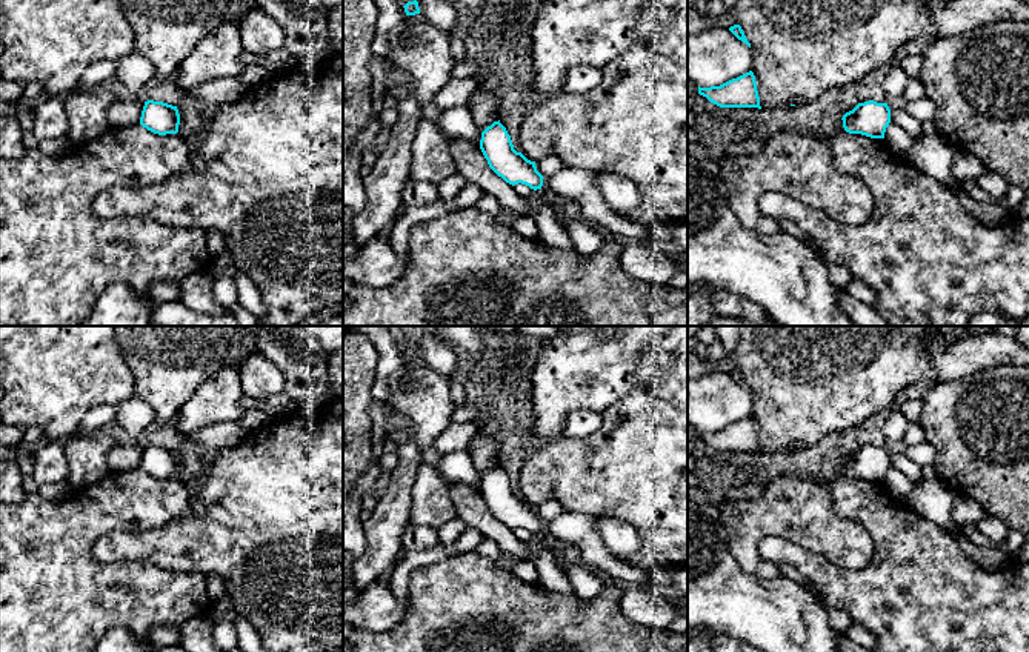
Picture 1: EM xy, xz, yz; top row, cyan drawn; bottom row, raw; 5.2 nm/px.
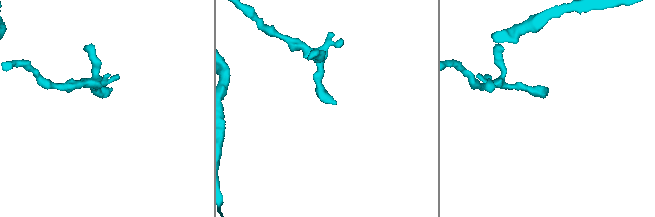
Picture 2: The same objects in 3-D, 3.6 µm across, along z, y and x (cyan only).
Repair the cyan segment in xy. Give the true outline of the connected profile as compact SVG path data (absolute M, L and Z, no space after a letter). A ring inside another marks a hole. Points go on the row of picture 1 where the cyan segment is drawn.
M148 100L142 111L140 125L158 135L177 134L180 114L177 106Z

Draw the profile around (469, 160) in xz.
M434 100L421 105L420 120L432 121L438 131L445 135L449 145L449 152L455 161L457 172L466 178L466 181L480 186L486 194L494 195L500 206L518 214L520 217L535 215L535 205L528 198L518 195L512 185L498 177L488 165L478 145L446 135L440 128L440 109Z

